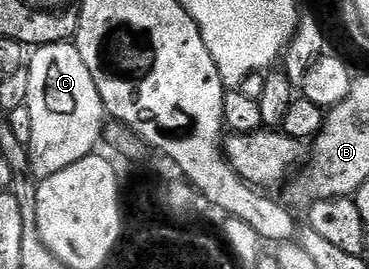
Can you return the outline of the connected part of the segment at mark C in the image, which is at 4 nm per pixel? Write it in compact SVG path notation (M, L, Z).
M57 41L51 45L39 45L29 54L28 64L28 95L25 105L32 119L32 139L28 150L30 167L36 178L51 177L56 171L64 171L64 167L72 167L80 159L91 156L94 149L104 137L104 126L108 114L100 99L100 91L96 91L96 83L84 59L80 59L80 51L70 41Z

